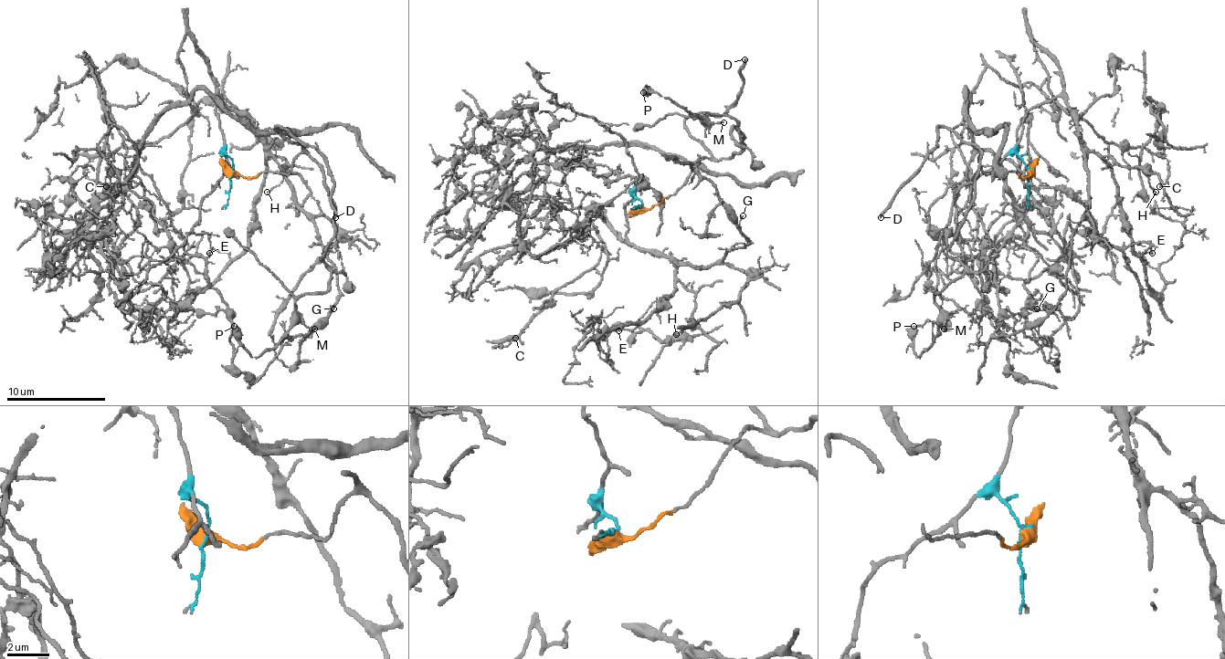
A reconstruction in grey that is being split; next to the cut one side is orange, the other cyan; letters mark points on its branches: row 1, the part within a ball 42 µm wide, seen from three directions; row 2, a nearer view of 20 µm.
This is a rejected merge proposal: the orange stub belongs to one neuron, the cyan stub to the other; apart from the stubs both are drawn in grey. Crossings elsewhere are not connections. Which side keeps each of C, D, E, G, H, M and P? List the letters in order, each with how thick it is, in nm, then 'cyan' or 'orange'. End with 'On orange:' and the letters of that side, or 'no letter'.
C: 130 nm thick; cyan
D: 190 nm thick; orange
E: 150 nm thick; cyan
G: 100 nm thick; cyan
H: 120 nm thick; cyan
M: 120 nm thick; orange
P: 550 nm thick; orange
On orange: D, M, P

